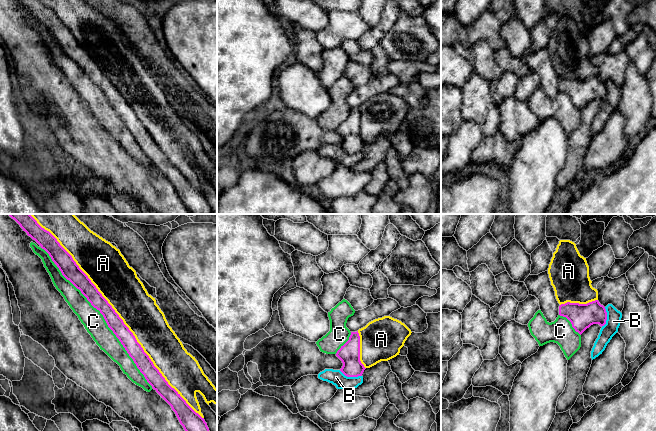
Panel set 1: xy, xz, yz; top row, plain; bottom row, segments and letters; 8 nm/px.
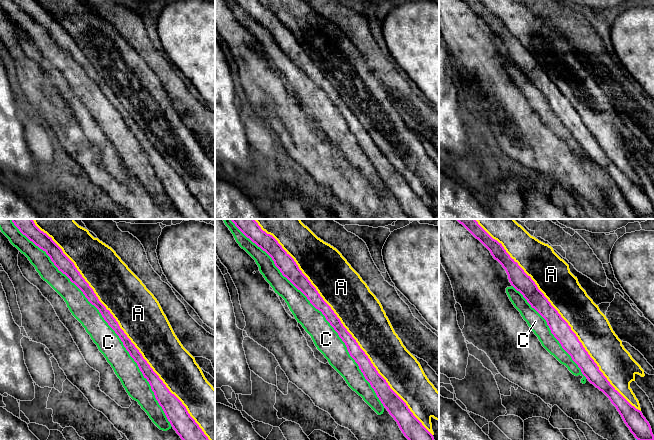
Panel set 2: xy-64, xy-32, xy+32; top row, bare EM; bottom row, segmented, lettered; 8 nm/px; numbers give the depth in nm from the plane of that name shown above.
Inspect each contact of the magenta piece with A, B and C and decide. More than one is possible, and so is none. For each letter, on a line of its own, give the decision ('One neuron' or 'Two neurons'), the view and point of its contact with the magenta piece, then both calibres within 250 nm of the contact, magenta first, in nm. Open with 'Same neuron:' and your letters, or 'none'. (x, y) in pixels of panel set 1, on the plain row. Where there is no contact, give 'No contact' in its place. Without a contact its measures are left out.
Same neuron: none
A: Two neurons. Touches magenta at xy (122, 96). Thickness 120 nm (magenta) against 320 nm
B: Two neurons. Touches magenta at xz (350, 152). Thickness 170 nm (magenta) against 120 nm
C: Two neurons. Touches magenta at xy (108, 102). Thickness 120 nm (magenta) against 170 nm

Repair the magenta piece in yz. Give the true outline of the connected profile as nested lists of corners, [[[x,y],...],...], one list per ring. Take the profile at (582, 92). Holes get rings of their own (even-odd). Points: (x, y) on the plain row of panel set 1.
[[[598,76],[587,80],[570,78],[561,80],[559,91],[566,93],[580,111],[593,100],[604,102],[607,96],[606,85]]]

